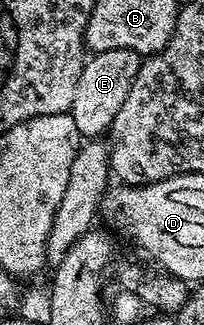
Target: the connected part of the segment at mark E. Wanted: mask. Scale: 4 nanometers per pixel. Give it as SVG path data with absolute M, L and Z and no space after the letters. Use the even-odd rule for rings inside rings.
M128 48L96 52L84 63L69 113L73 122L77 122L80 137L99 138L110 129L113 118L117 118L117 110L125 106L125 98L129 98L129 90L133 90L140 63L139 53Z

